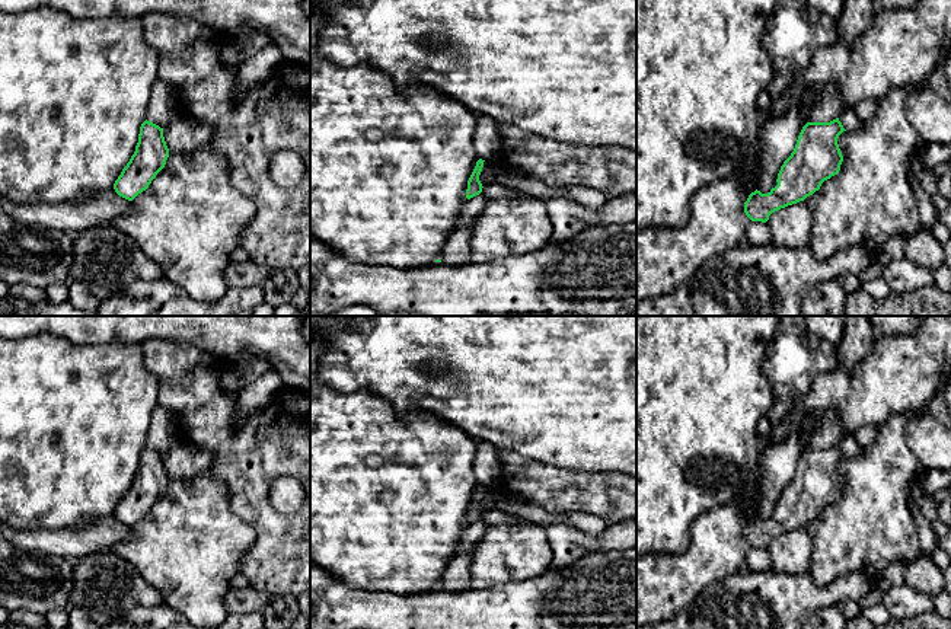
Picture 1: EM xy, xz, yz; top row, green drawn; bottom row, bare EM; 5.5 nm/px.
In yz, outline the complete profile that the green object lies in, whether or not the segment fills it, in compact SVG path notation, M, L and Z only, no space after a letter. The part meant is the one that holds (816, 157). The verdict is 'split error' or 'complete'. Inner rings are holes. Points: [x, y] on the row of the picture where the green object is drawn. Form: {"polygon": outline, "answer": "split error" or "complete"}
{"polygon": "M839 118L830 122L807 122L791 156L778 173L778 185L767 194L754 191L744 202L751 221L766 223L781 208L804 201L820 189L821 183L837 175L843 156L837 138L846 131Z", "answer": "complete"}

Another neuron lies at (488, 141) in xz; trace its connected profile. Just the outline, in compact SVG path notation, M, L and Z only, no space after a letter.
M486 115L478 116L473 146L479 159L498 162L502 154L500 124Z

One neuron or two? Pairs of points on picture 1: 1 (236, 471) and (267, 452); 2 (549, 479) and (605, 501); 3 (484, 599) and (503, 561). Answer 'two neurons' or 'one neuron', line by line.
1: one neuron
2: one neuron
3: two neurons

